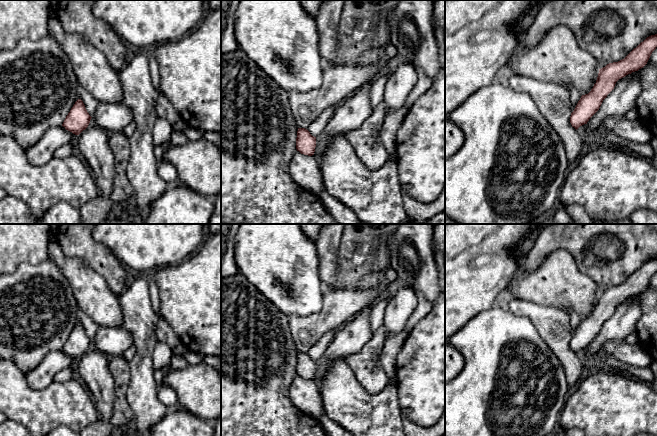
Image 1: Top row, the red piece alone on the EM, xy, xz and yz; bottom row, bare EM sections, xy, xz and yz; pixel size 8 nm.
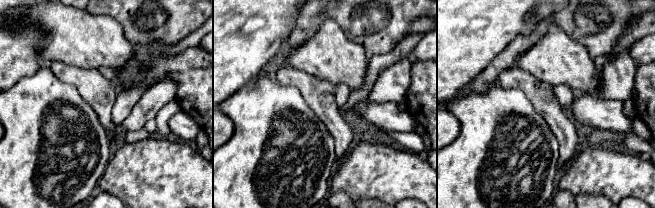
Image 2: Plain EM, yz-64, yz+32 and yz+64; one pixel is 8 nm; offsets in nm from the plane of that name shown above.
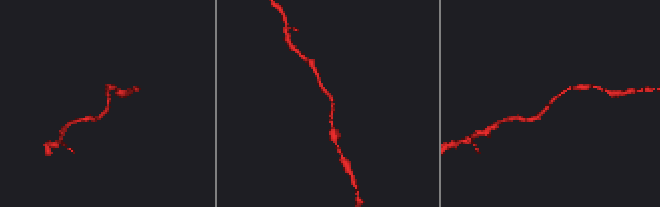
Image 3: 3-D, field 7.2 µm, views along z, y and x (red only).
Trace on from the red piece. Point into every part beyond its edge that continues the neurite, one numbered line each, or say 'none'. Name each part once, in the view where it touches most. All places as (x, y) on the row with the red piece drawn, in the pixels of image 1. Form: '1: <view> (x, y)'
none

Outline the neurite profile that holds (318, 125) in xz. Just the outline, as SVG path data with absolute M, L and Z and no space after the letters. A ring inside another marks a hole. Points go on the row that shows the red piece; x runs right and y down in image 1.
M342 102L335 104L333 106L330 106L327 108L324 112L322 112L317 119L315 119L310 126L307 128L307 130L310 132L310 134L314 137L317 137L326 127L330 119L332 118L335 111L338 109L338 107L342 104Z

